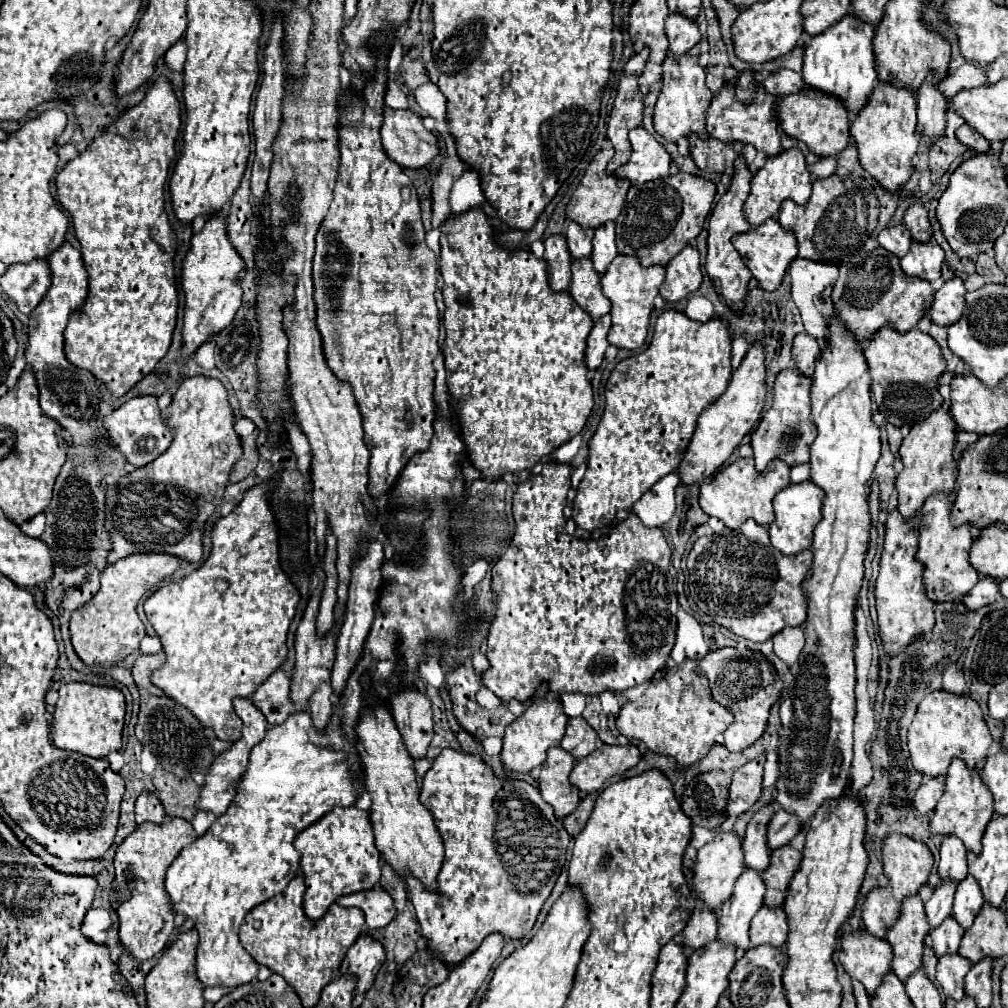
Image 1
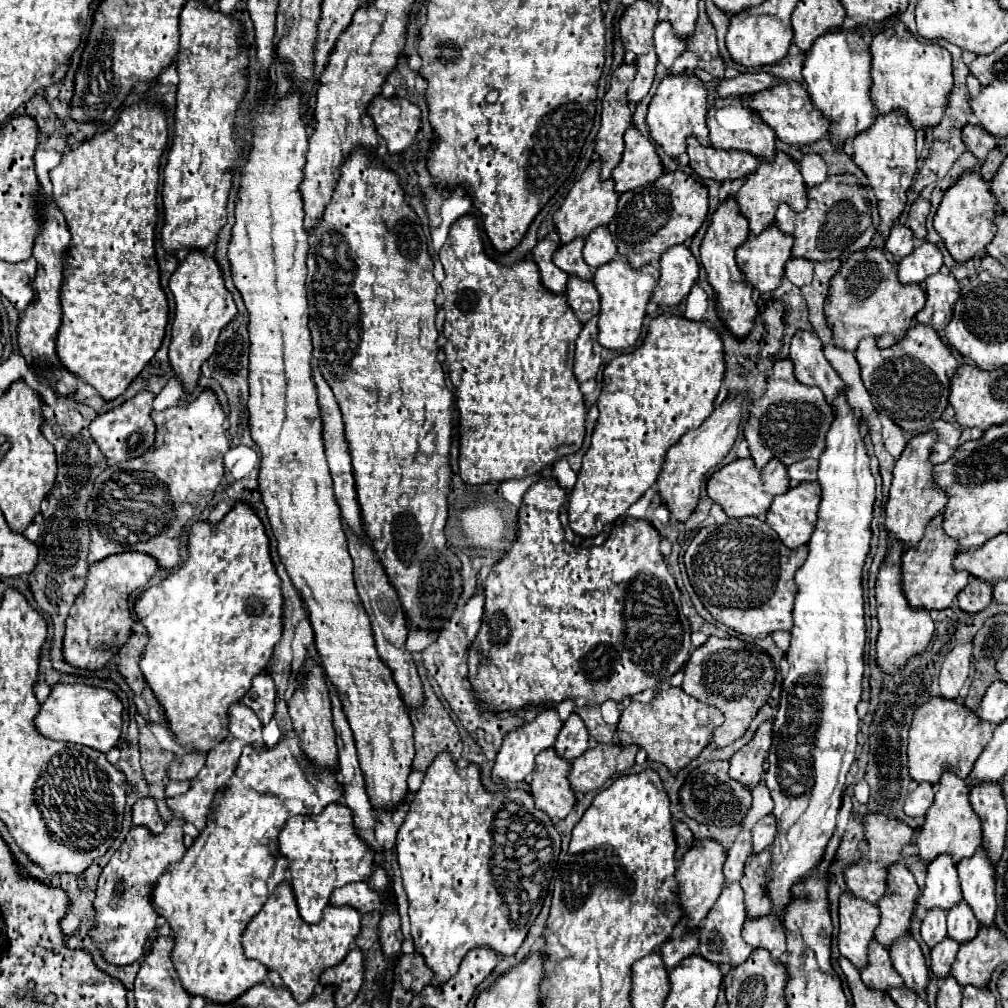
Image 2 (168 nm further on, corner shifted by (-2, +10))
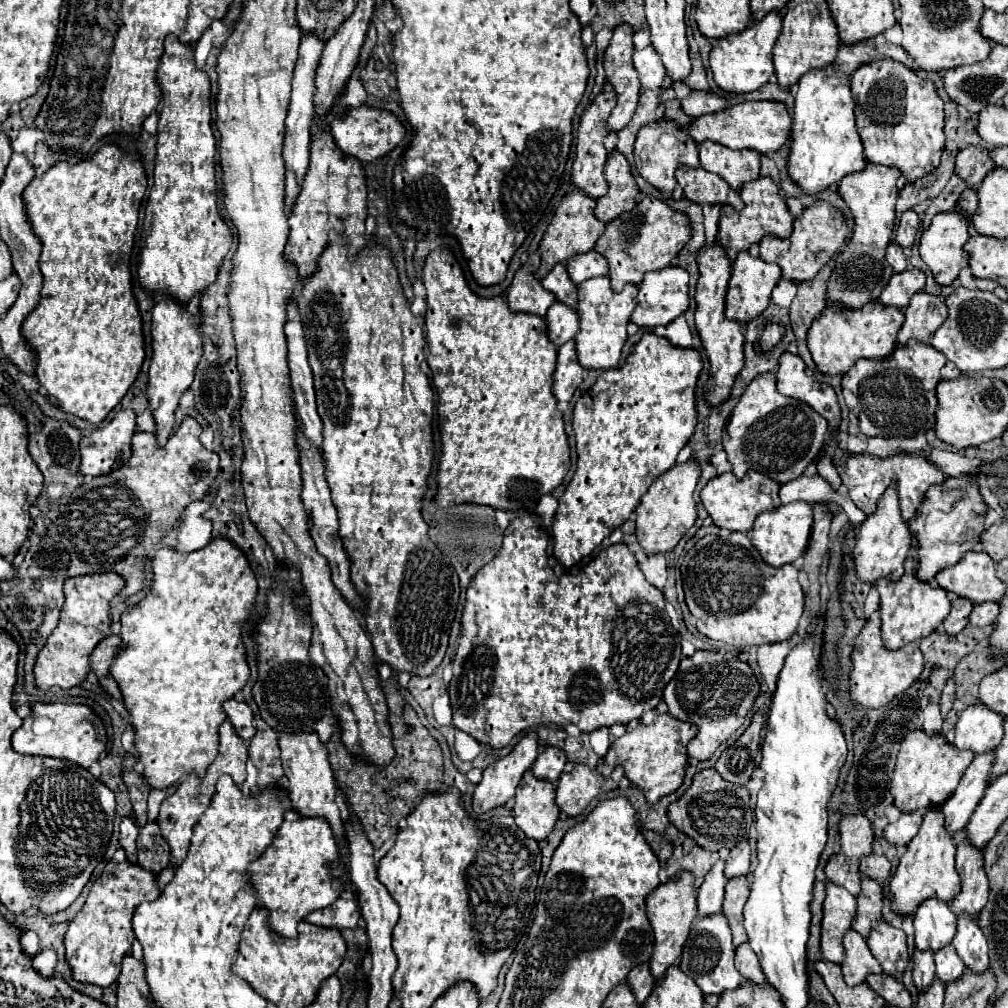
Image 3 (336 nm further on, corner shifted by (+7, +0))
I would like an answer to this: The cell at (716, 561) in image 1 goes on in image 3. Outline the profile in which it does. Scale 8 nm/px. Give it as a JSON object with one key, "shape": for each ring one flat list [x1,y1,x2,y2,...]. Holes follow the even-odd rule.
{"shape":[[731,532,729,536,705,536,701,538,685,556,683,564,681,564,681,578,683,578,683,592,685,592,685,602,687,602,687,608,689,612,695,616,697,620,697,630,699,634,711,638,711,640,717,640,717,642,725,642,725,644,731,644,731,646,737,646,737,648,745,648,745,646,759,646,759,644,775,644,775,642,783,642,787,640,789,636,795,634,797,626,799,626,799,620,801,620,801,614,803,614,803,604,805,604,805,598,803,598,803,588,797,580,799,576,799,570,795,566,781,566,781,568,773,568,773,566,767,566,761,558,759,558,759,552,751,546,751,540,747,534,741,534,741,532]]}

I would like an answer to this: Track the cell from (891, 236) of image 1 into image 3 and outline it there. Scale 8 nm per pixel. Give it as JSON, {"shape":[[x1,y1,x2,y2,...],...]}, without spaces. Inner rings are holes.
{"shape":[[891,242,889,244,889,248,887,248,887,262,893,266,893,272,903,272,903,270,907,270,907,258,905,258,905,254,903,254,903,248,899,246,899,244,895,244,895,242]]}

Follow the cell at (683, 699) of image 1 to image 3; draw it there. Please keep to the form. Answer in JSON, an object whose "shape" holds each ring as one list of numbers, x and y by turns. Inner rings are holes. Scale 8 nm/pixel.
{"shape":[[657,714,651,724,641,724,611,744,607,756,603,758,601,774,611,776,617,766,623,766,629,782,643,790,647,804,653,806,659,798,675,792,683,784,687,768,687,742,693,736,695,726,669,718,669,714]]}

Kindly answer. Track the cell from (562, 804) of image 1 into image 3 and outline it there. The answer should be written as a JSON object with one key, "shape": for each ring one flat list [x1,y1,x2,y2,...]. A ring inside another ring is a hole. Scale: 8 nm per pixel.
{"shape":[[525,772,515,794,513,806,515,824,537,842,545,840,559,818,559,806,555,804,555,786,533,778]]}

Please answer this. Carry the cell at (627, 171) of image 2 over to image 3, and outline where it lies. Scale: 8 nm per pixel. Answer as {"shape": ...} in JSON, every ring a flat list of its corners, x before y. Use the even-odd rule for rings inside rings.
{"shape":[[617,150,609,152,609,156,607,156,605,178,609,184,609,192,597,200,595,216,597,216,597,220,607,224,607,222,619,218,619,214,635,208,635,204,637,204,635,198,639,194,639,188,631,174,629,162]]}

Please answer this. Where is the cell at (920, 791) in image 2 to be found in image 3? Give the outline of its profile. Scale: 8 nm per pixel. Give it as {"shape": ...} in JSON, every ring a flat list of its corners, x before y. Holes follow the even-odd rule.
{"shape":[[921,812,915,814,901,814,901,818,893,824,887,824,883,830,883,838,893,846,907,846,913,836,917,834,919,826,923,822]]}

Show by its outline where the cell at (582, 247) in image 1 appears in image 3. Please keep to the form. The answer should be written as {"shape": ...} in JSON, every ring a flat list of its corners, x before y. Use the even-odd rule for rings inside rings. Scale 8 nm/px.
{"shape":[[563,264,555,266,543,280,541,280,543,288,553,292,555,298,571,308,575,308,575,302,577,302,577,286,569,280,567,276,567,270]]}

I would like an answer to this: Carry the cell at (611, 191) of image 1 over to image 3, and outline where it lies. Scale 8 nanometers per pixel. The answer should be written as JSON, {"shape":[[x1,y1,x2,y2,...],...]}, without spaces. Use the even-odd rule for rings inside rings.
{"shape":[[573,190,569,196,563,198,563,202,555,210,555,216,553,216,553,220,551,220,551,224,549,224,547,232,543,234,543,240,539,244,541,266,535,272,537,278,543,278,547,272,551,272,555,264,565,264,571,256,585,254,585,252,593,250,595,242,599,240,599,236,605,230,605,224,599,222,593,212,595,212,595,200,587,198,585,194,577,194,577,190]]}

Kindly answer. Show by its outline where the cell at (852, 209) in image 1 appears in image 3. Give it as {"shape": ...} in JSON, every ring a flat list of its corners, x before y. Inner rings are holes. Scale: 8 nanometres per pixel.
{"shape":[[819,200,813,206,805,208,799,218,795,218,793,234,787,240,767,236,761,240,759,258,765,262,775,262,781,268,781,274,785,280,793,282,805,282,811,280,847,242,847,224,839,210,835,210,831,204]]}

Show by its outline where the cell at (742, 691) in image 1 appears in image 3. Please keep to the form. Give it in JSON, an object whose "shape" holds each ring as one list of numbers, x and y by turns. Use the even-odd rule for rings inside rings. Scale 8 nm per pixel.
{"shape":[[695,652,691,658,683,658,675,678,665,688,667,712,697,726,695,738,687,744,687,754,695,760,709,760,711,754,743,724,759,694,759,682,753,676,749,664,741,662,737,654,727,652]]}

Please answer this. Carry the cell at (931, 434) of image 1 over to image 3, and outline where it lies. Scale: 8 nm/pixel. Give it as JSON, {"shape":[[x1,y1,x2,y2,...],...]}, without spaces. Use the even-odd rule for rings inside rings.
{"shape":[[889,486,877,504,877,512,871,514,857,532,855,548,851,550,851,556,853,556,857,578,861,582,873,584,875,580,885,576,891,576,893,580,903,576,903,562,911,548,911,532,907,522,903,522,897,504,899,502,895,494,895,486]]}

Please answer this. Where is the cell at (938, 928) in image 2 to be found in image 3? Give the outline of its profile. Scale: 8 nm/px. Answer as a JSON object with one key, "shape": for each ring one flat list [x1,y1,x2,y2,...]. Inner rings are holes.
{"shape":[[919,950,913,956,913,984,917,986,917,992,923,994,931,988,935,980,935,964,933,954,919,954]]}

